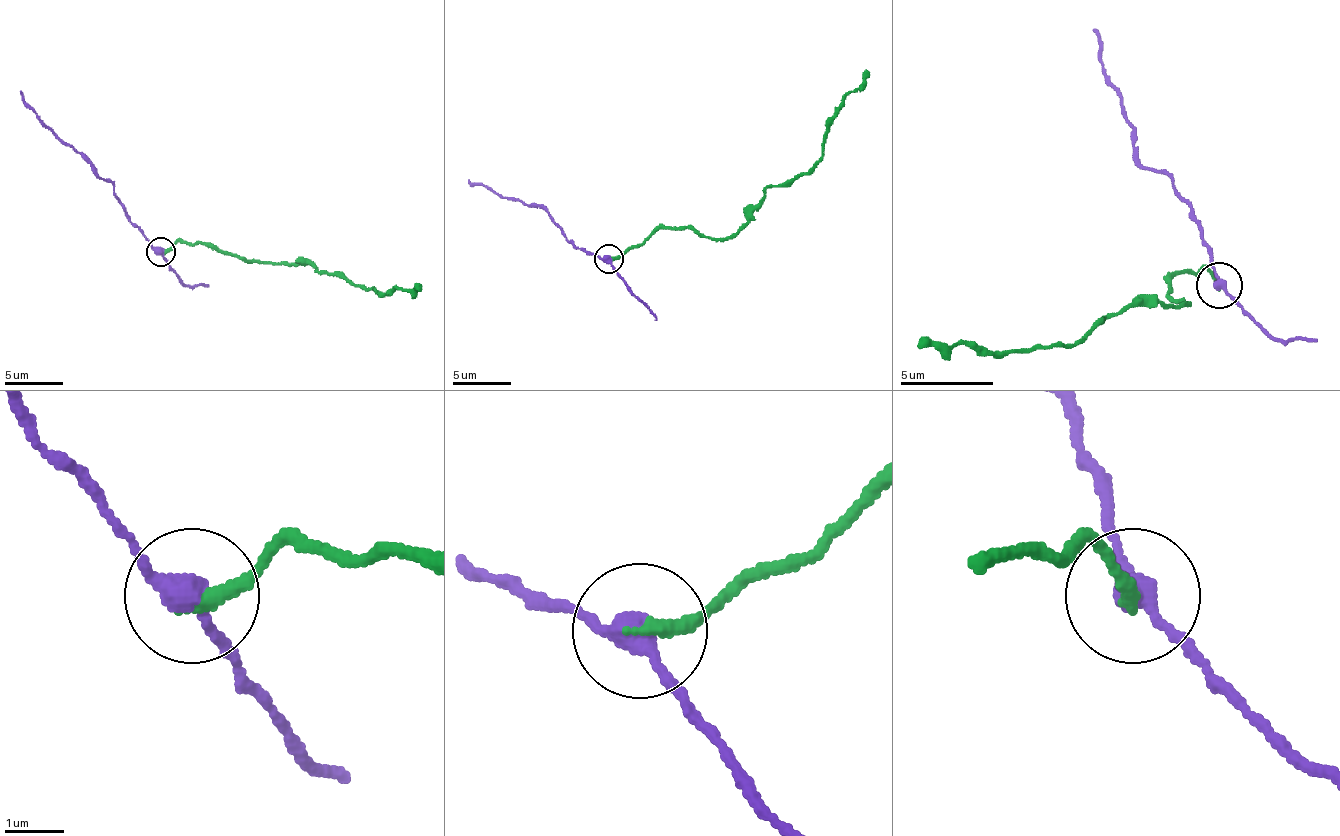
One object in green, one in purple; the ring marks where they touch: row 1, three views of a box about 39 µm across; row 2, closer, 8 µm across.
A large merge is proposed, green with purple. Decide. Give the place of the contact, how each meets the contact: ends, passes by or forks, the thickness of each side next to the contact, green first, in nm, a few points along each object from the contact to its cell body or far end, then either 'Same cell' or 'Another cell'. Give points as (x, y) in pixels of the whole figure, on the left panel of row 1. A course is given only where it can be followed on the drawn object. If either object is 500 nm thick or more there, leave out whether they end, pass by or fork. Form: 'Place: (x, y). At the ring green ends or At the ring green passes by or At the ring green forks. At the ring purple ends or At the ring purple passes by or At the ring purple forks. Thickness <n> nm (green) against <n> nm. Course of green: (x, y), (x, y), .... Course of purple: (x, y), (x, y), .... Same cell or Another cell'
Place: (160, 251). At the ring green ends. At the ring purple passes by. Thickness 280 nm (green) against 320 nm. Course of green: (161, 251), (184, 242), (239, 259), (286, 262), (341, 274), (359, 285), (379, 291), (414, 288), (420, 283). Course of purple: (161, 251), (129, 219), (120, 198), (36, 114), (21, 91). Another cell

